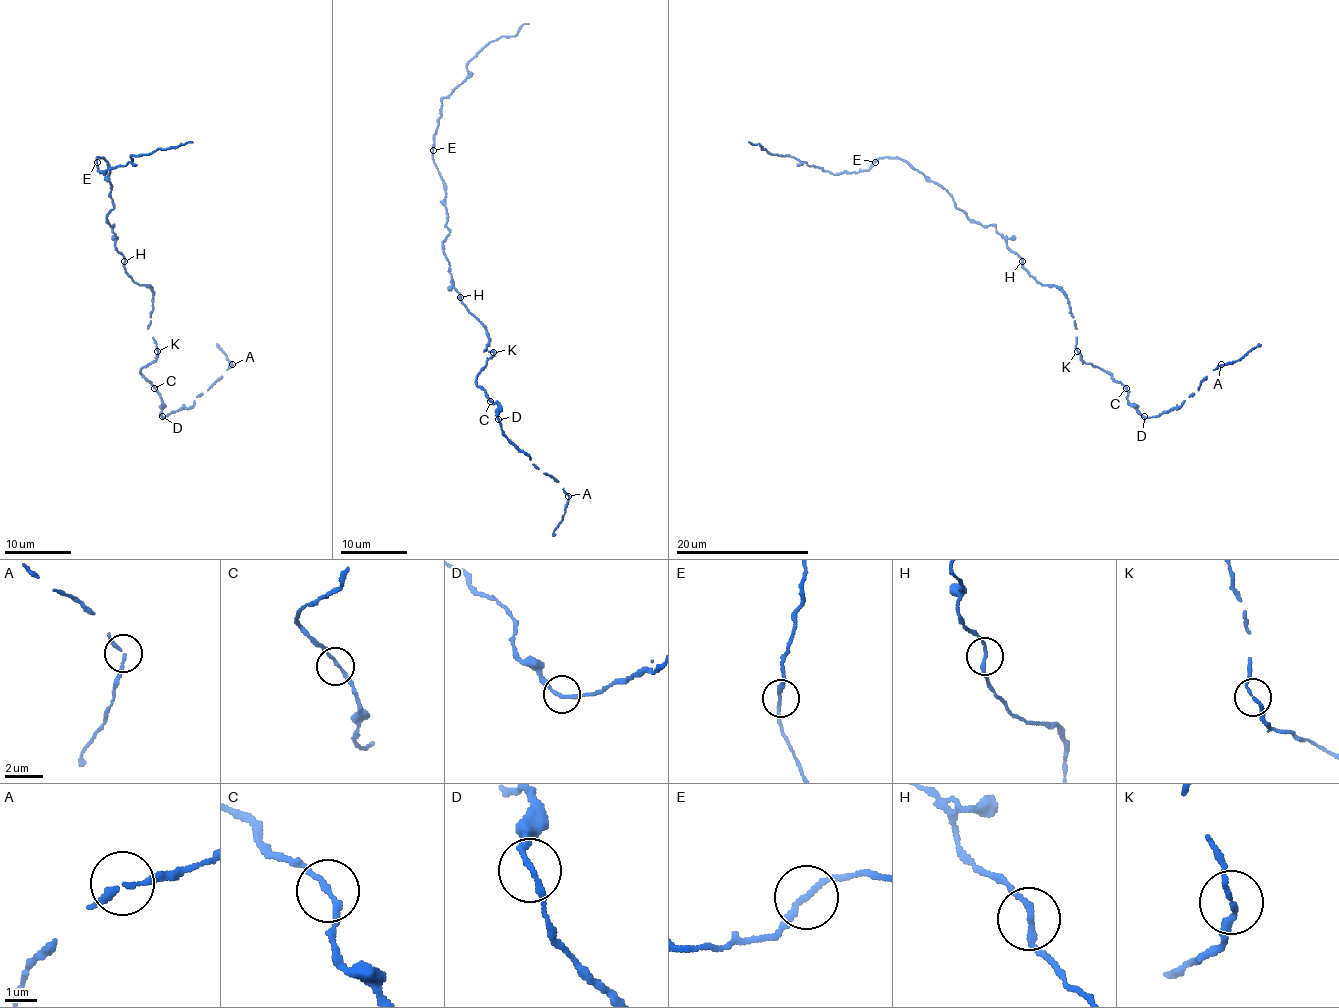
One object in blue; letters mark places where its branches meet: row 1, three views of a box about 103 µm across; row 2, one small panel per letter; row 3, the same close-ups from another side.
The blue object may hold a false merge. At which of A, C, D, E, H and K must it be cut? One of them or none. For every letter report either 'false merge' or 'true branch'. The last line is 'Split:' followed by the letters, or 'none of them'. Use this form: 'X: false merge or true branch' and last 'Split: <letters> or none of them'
A: true branch
C: true branch
D: true branch
E: true branch
H: true branch
K: true branch
Split: none of them

